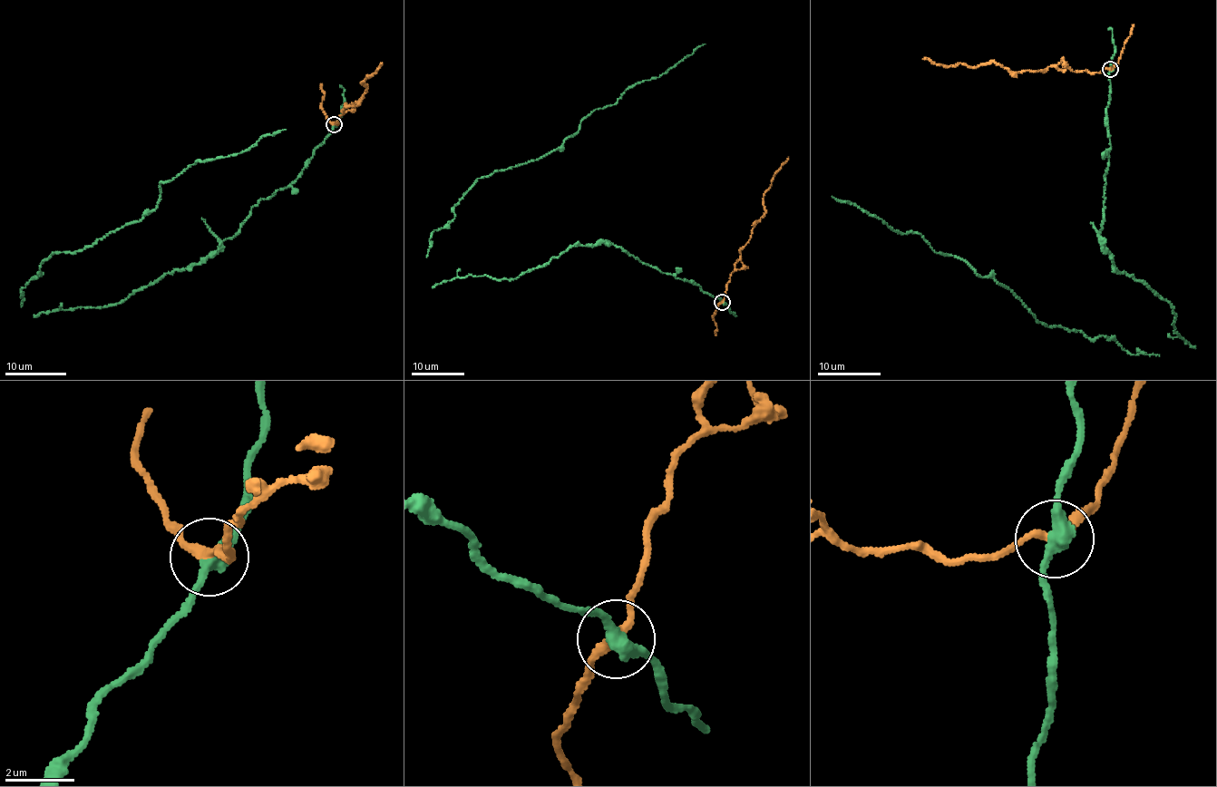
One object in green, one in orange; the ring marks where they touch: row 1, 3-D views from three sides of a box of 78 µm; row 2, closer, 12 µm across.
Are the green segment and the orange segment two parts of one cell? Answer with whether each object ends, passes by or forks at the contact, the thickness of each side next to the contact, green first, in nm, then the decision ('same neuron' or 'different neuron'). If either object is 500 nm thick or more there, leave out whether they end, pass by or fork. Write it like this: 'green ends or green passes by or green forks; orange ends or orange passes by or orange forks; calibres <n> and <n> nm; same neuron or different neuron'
green passes by; orange passes by; calibres 360 and 240 nm; different neuron

